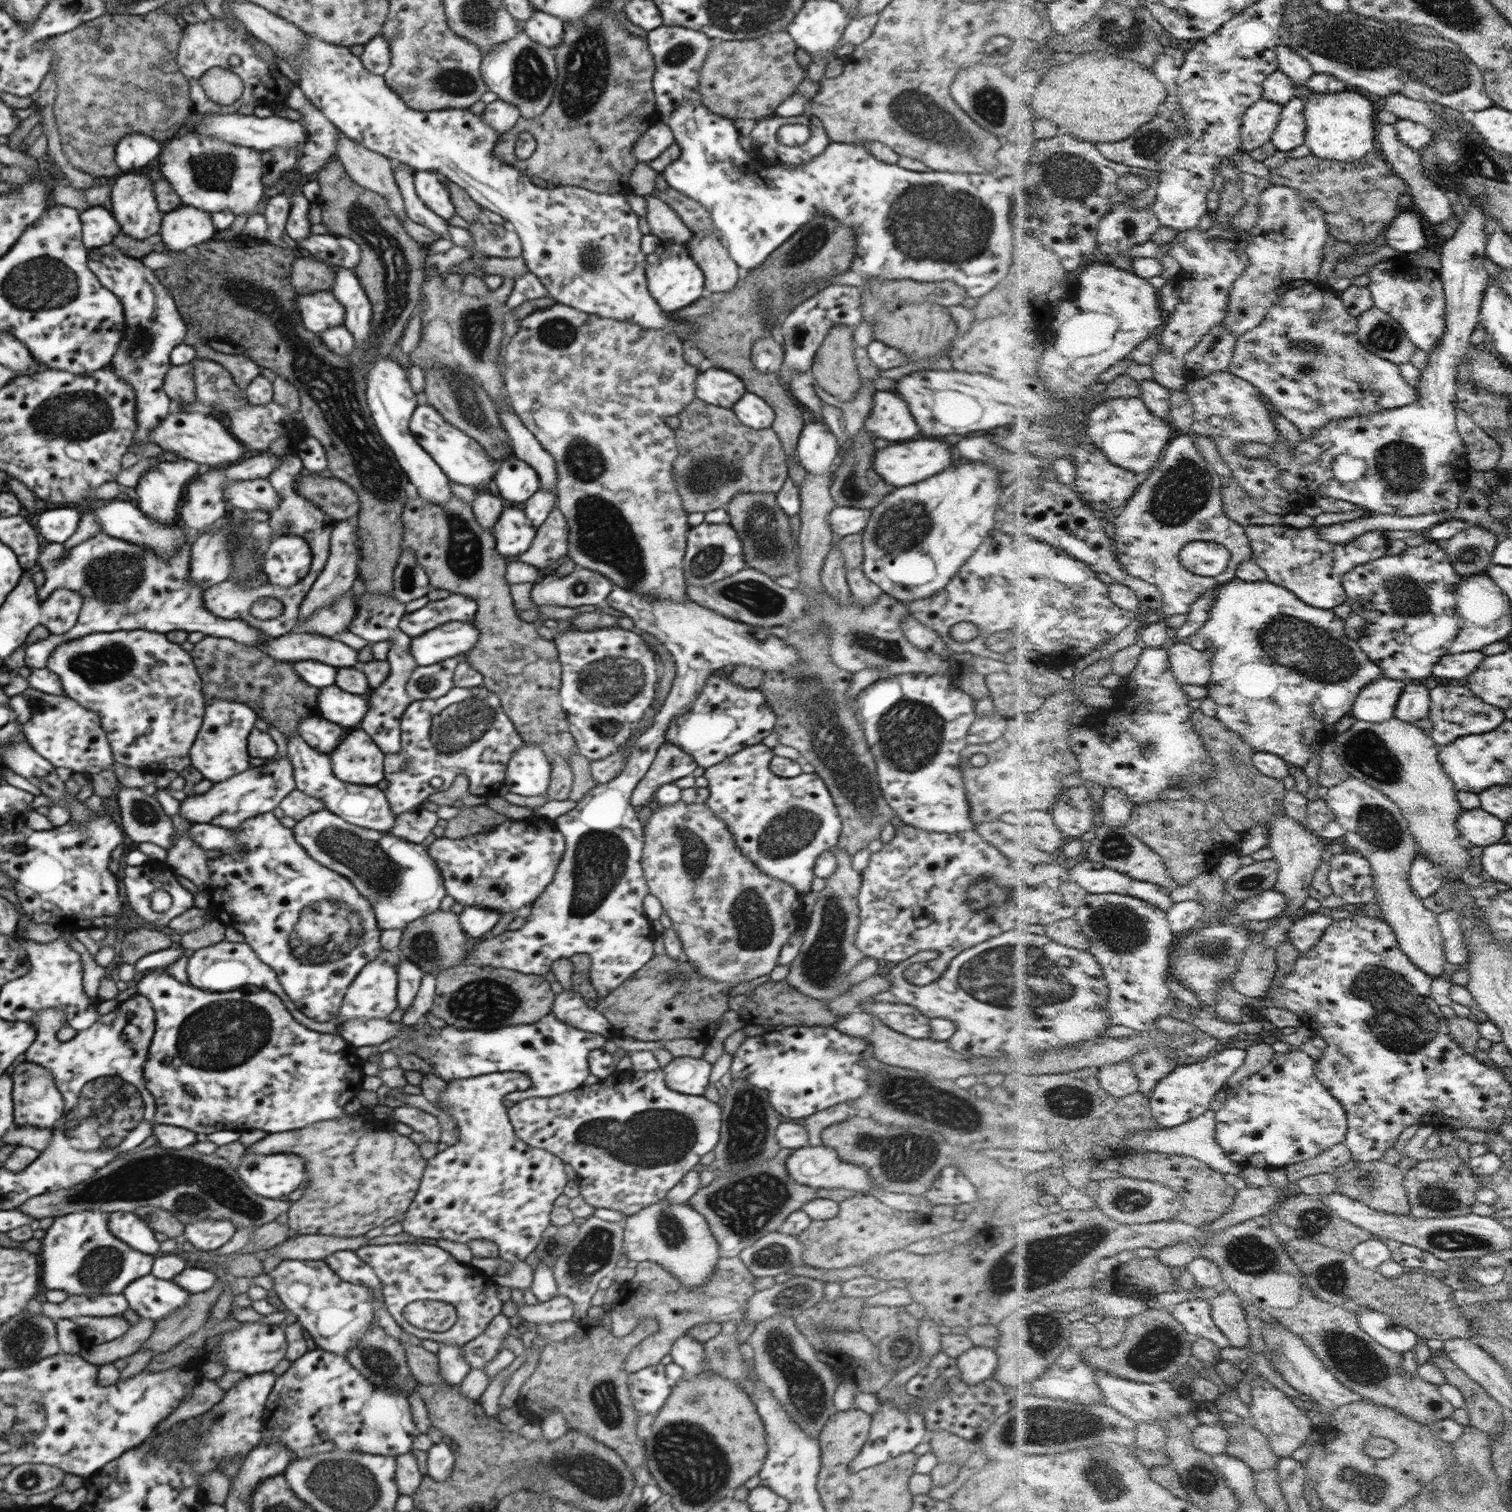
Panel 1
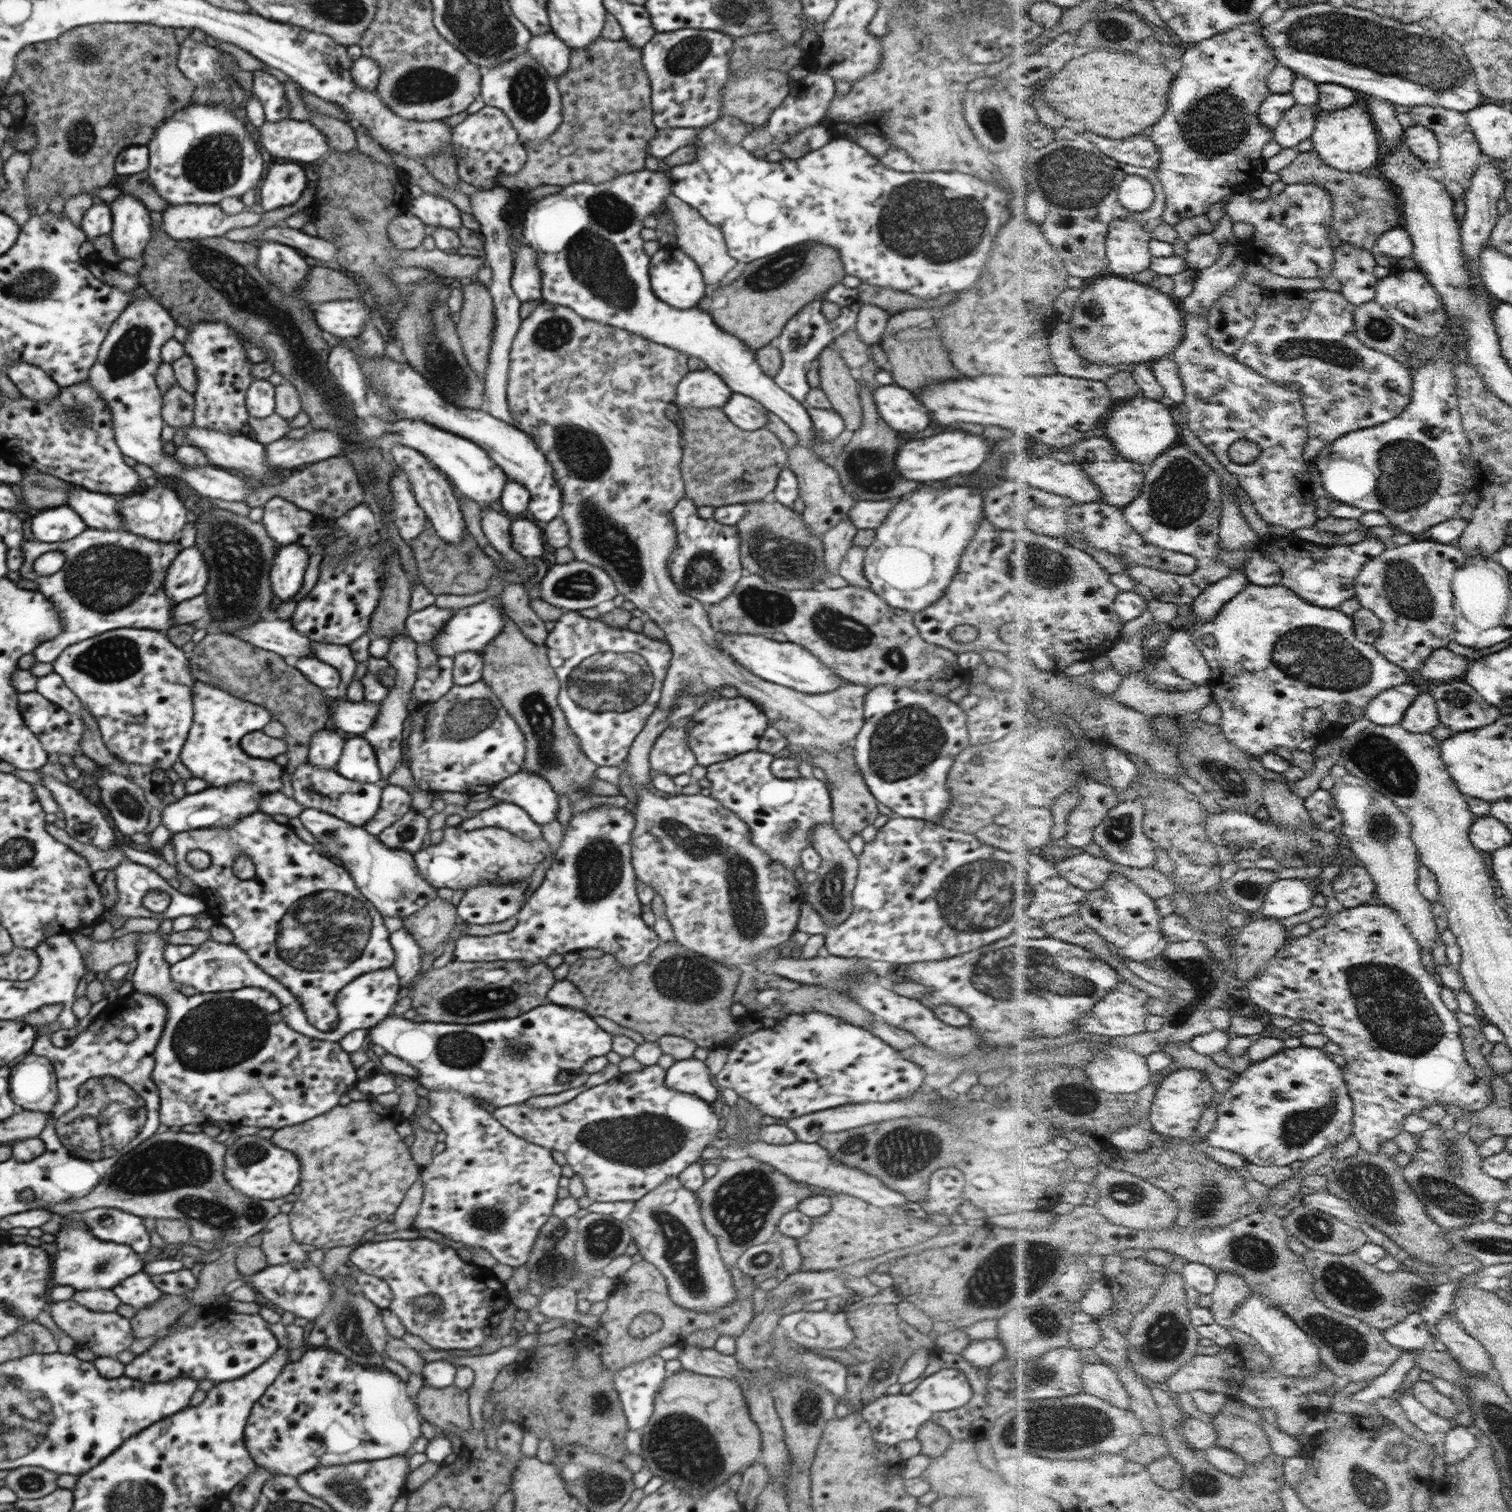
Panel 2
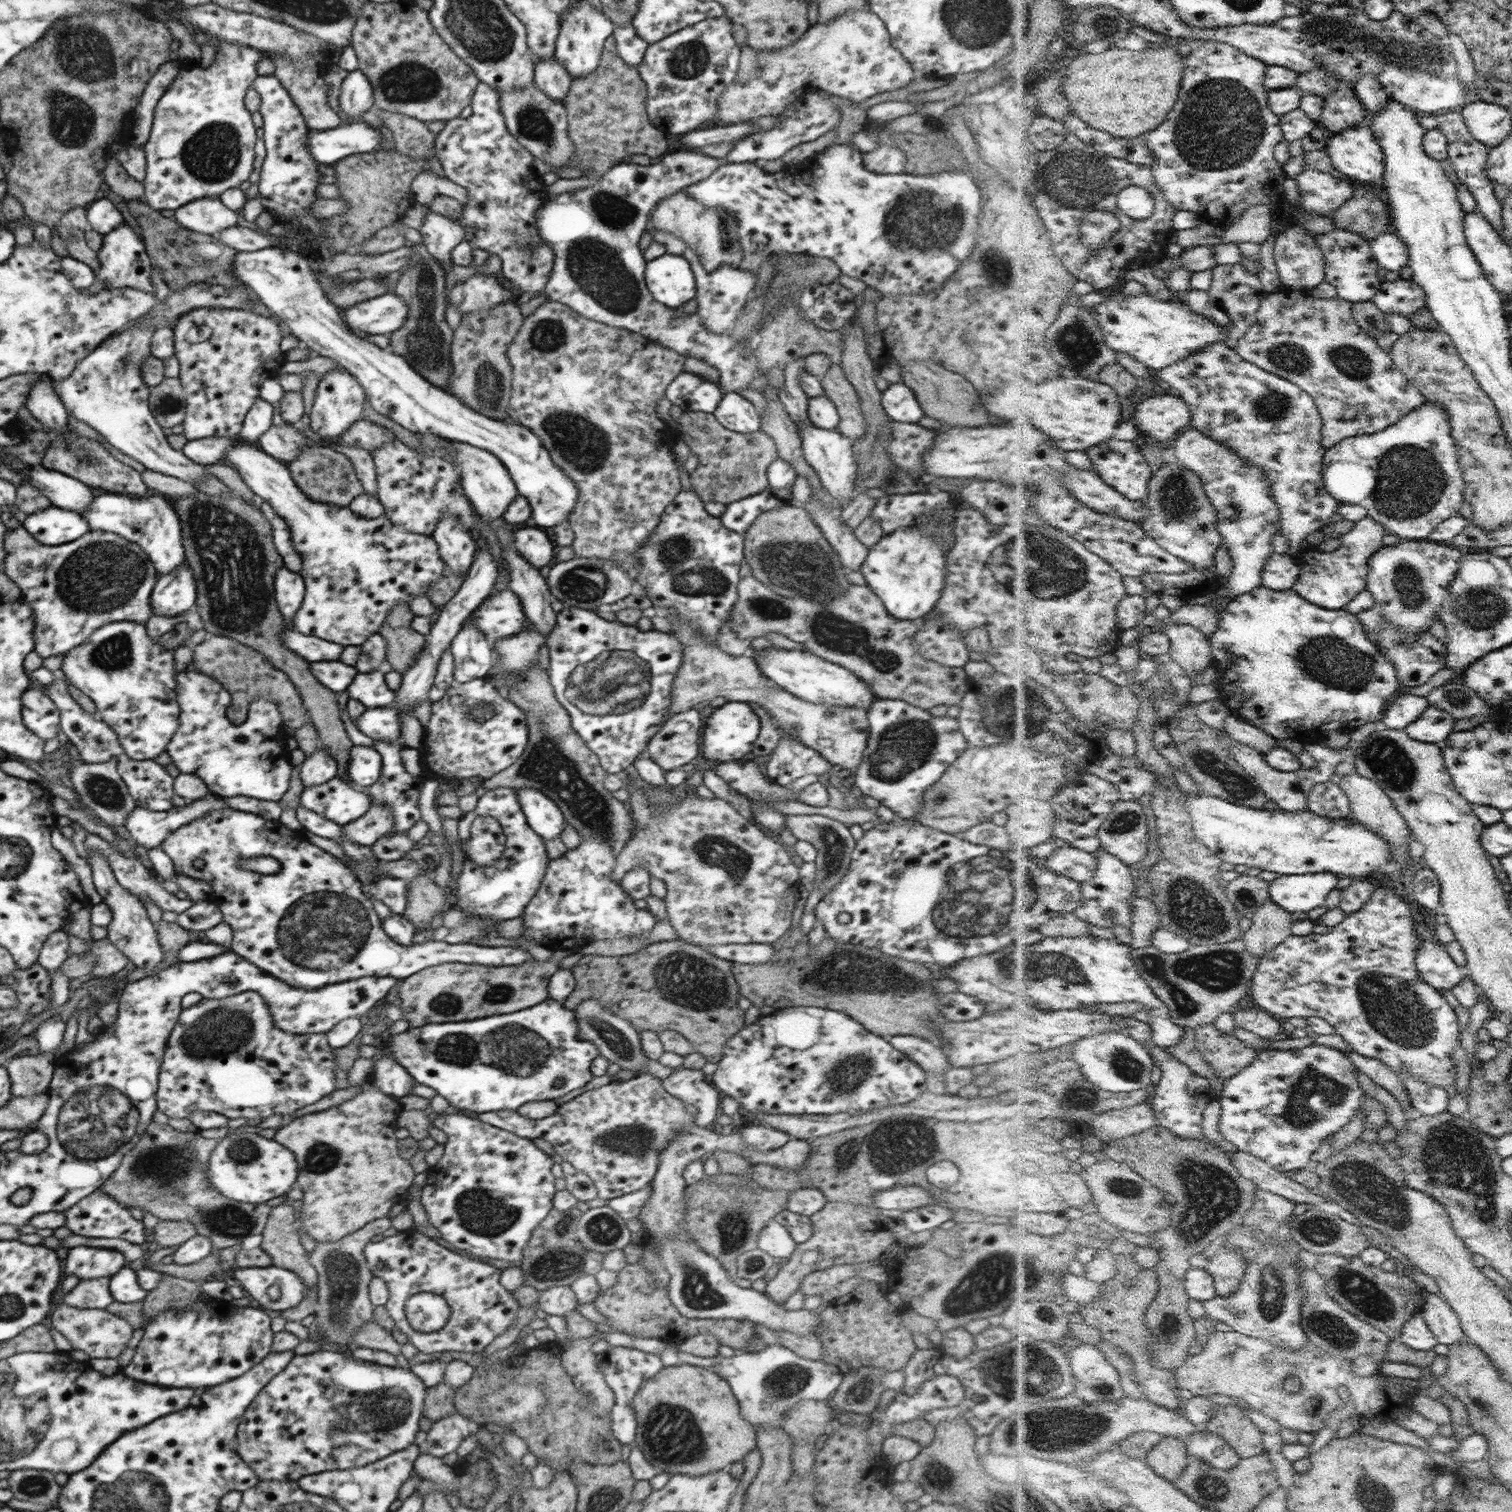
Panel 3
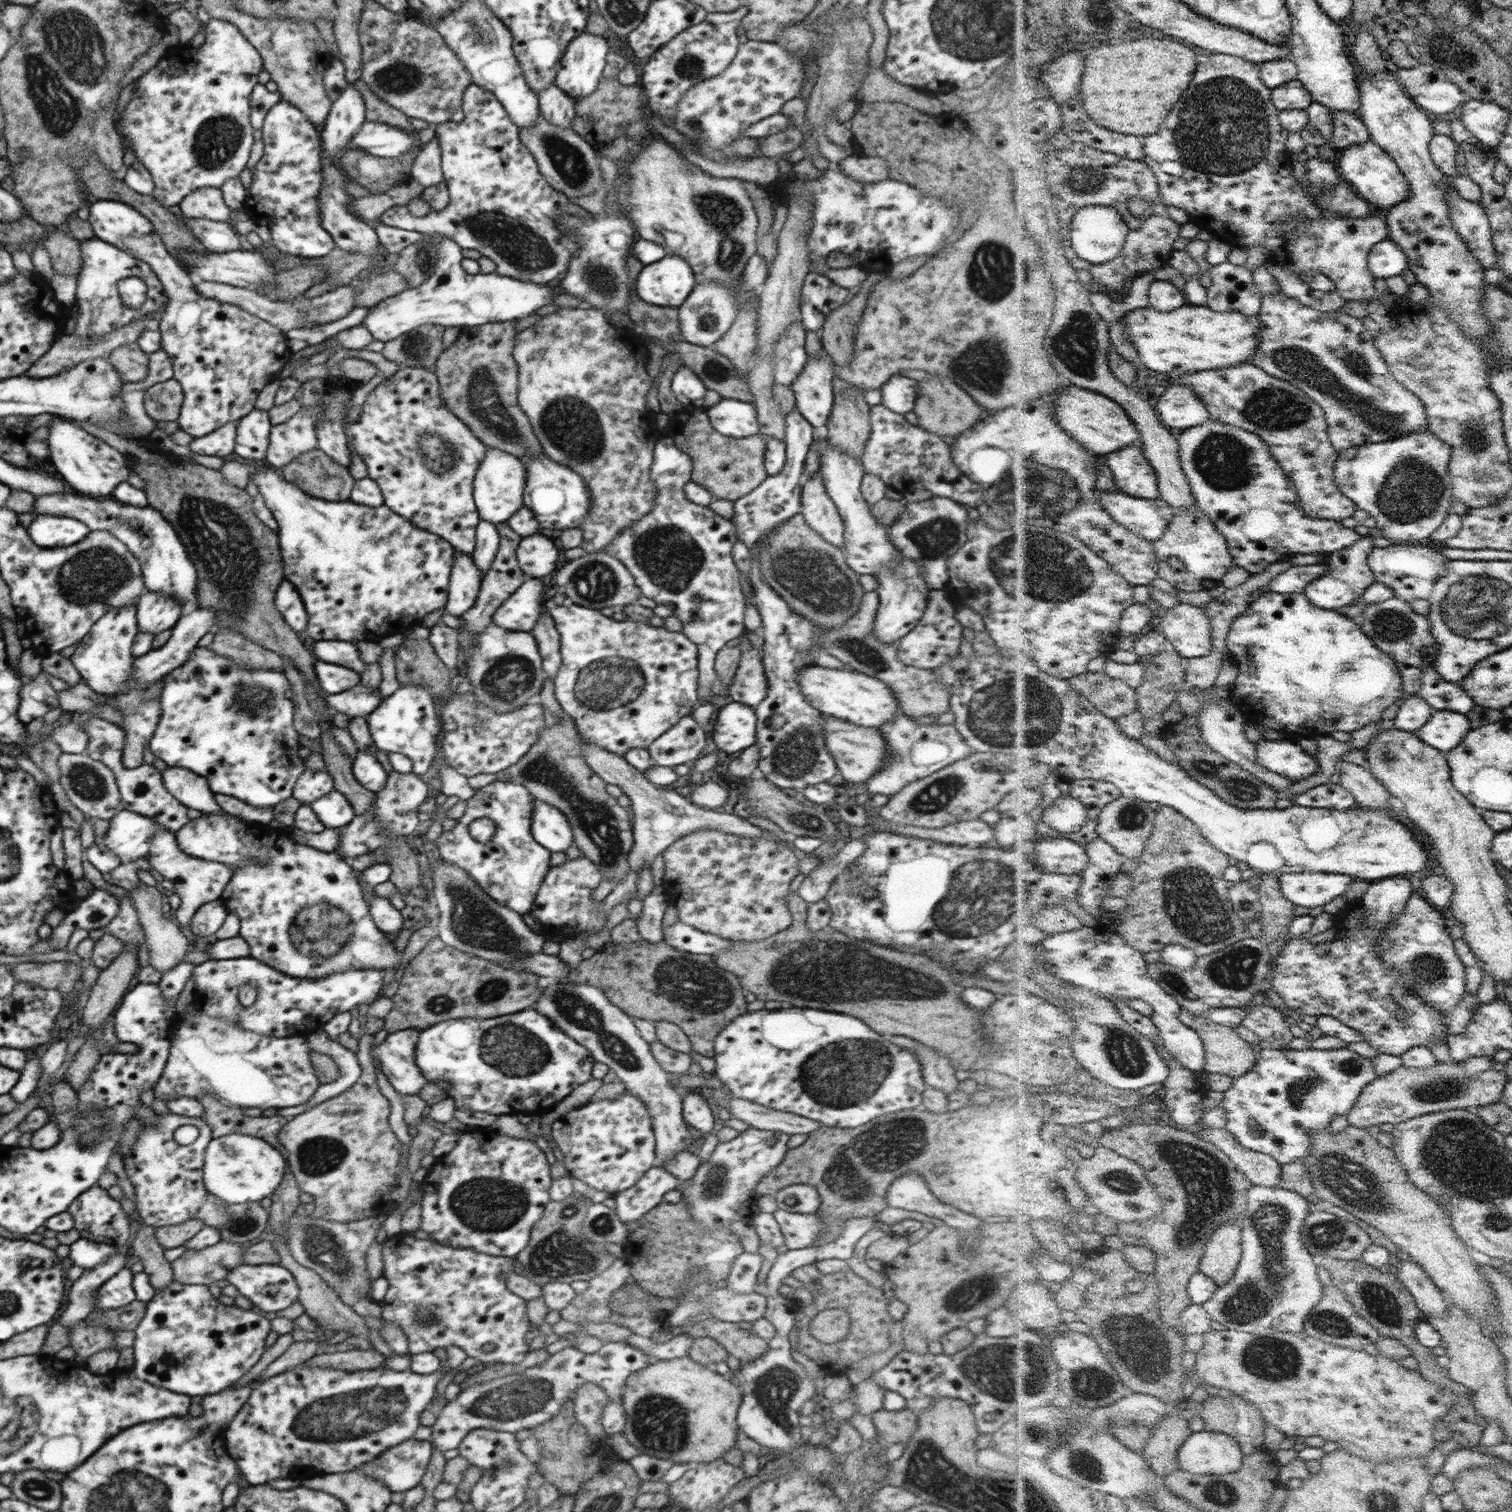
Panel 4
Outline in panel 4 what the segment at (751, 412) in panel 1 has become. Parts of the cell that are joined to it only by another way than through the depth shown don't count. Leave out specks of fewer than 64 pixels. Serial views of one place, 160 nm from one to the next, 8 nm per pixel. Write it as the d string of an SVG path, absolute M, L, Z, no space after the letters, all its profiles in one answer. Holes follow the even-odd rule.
M723 398L705 413L711 425L723 436L738 439L760 434L757 410L750 402Z

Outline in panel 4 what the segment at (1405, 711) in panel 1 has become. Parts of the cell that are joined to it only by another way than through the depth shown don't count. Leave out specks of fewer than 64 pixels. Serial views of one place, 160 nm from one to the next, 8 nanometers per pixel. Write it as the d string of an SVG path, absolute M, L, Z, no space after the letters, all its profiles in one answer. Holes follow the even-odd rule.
M1440 710L1434 717L1416 733L1432 746L1438 747L1444 753L1458 748L1458 744L1471 731L1467 714Z

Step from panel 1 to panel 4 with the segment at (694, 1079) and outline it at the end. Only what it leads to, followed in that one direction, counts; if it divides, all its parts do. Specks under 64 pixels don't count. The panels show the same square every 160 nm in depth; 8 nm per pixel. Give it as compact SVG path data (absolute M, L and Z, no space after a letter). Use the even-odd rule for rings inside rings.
M686 1089L683 1098L683 1118L701 1137L713 1132L714 1114L698 1090Z

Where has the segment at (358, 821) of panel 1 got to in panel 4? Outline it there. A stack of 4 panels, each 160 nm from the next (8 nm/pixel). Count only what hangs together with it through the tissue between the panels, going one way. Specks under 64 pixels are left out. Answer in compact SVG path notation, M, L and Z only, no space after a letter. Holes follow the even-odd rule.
M336 790L325 794L309 804L325 828L338 829L354 820L353 806Z

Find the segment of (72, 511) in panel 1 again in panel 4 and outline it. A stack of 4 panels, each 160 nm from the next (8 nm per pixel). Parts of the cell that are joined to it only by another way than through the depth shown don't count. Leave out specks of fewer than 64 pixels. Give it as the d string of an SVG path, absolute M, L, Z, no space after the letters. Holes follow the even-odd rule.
M36 515L27 528L32 542L40 547L52 549L67 547L80 542L91 530L75 518Z

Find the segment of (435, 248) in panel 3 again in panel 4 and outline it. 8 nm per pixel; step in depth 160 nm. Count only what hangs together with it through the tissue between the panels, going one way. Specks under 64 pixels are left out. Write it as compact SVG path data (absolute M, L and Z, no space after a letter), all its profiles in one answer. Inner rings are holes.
M374 224L379 244L387 250L387 254L398 252L413 239L434 243L437 248L435 265L430 276L417 287L408 288L394 297L383 299L378 305L370 308L363 325L376 340L388 342L401 337L424 324L435 324L444 327L474 327L486 323L518 321L520 318L539 314L551 309L556 295L562 292L554 284L539 285L535 282L524 282L498 273L466 274L461 265L463 259L456 242L442 235L426 235L414 231L406 231L395 227Z

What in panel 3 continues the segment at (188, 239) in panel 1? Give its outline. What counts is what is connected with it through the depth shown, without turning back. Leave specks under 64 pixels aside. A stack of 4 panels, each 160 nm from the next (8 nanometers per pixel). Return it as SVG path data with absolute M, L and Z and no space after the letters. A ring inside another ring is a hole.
M200 198L174 213L174 222L202 235L219 235L226 228L238 226L238 214L228 209L219 198Z

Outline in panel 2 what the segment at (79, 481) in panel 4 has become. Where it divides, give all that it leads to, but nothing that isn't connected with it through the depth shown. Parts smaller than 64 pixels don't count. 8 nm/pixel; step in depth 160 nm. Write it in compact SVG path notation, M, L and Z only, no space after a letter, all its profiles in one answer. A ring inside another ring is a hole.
M13 360L5 373L8 378L18 387L21 396L25 396L34 402L45 402L48 404L59 395L60 387L42 369L36 365Z

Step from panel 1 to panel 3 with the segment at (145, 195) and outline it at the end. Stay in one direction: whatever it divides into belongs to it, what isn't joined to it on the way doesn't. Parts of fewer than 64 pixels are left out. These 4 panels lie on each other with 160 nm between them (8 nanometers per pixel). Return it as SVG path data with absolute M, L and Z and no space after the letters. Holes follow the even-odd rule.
M125 222L112 230L109 234L104 235L101 249L97 252L100 266L95 271L95 278L103 280L108 289L122 288L123 286L134 287L150 295L155 295L155 285L150 280L152 272L152 259L146 252L145 245L139 236Z

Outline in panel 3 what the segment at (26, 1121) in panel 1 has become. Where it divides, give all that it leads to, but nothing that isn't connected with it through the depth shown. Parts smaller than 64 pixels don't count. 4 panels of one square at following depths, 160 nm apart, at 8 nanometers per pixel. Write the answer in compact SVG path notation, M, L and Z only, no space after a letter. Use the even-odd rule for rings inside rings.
M39 1053L38 1055L20 1054L13 1057L5 1068L11 1080L14 1096L29 1097L48 1092L55 1069L55 1055Z

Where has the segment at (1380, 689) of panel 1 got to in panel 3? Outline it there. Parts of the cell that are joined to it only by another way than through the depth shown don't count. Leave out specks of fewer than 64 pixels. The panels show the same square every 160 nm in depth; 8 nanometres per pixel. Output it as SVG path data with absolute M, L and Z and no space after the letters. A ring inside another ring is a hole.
M1402 693L1387 708L1382 724L1393 729L1406 729L1418 721L1430 706L1429 697Z

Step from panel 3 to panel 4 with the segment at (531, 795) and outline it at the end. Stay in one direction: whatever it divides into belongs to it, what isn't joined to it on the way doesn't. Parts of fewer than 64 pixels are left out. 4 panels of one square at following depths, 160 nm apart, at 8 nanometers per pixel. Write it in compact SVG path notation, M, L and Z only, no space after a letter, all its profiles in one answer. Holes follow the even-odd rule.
M535 799L531 831L533 837L551 853L565 853L575 842L566 815L537 799Z

